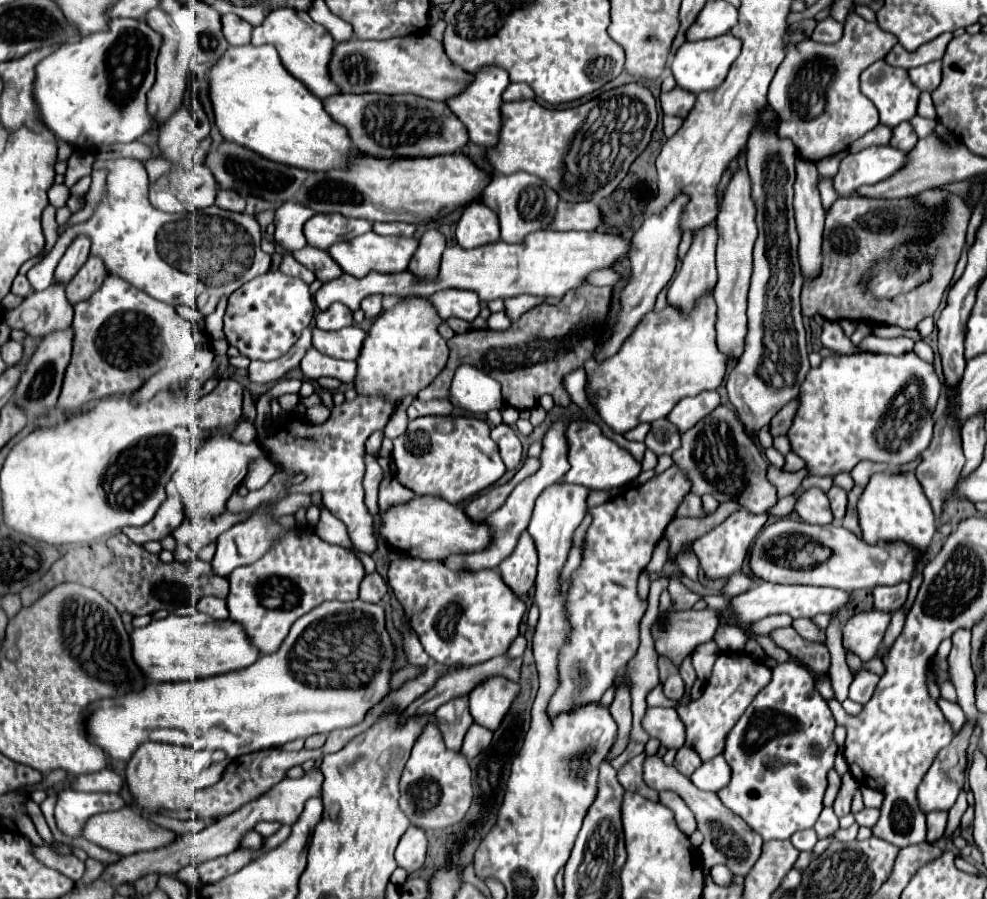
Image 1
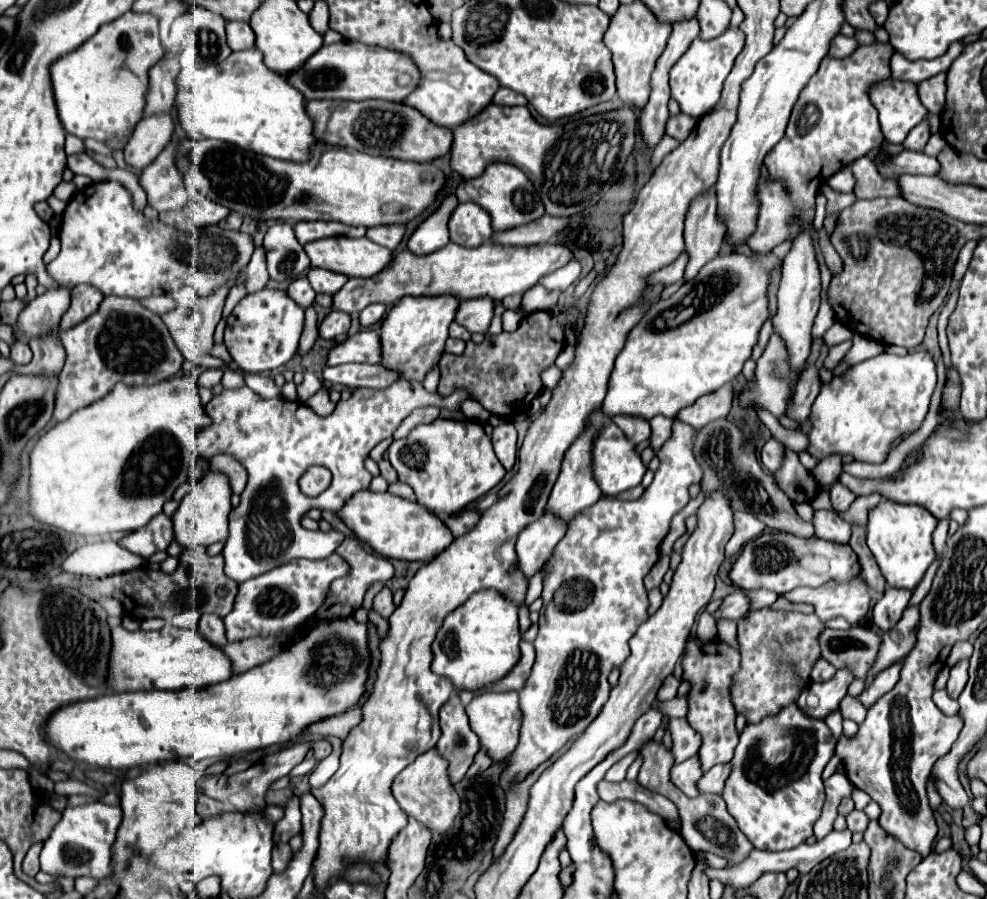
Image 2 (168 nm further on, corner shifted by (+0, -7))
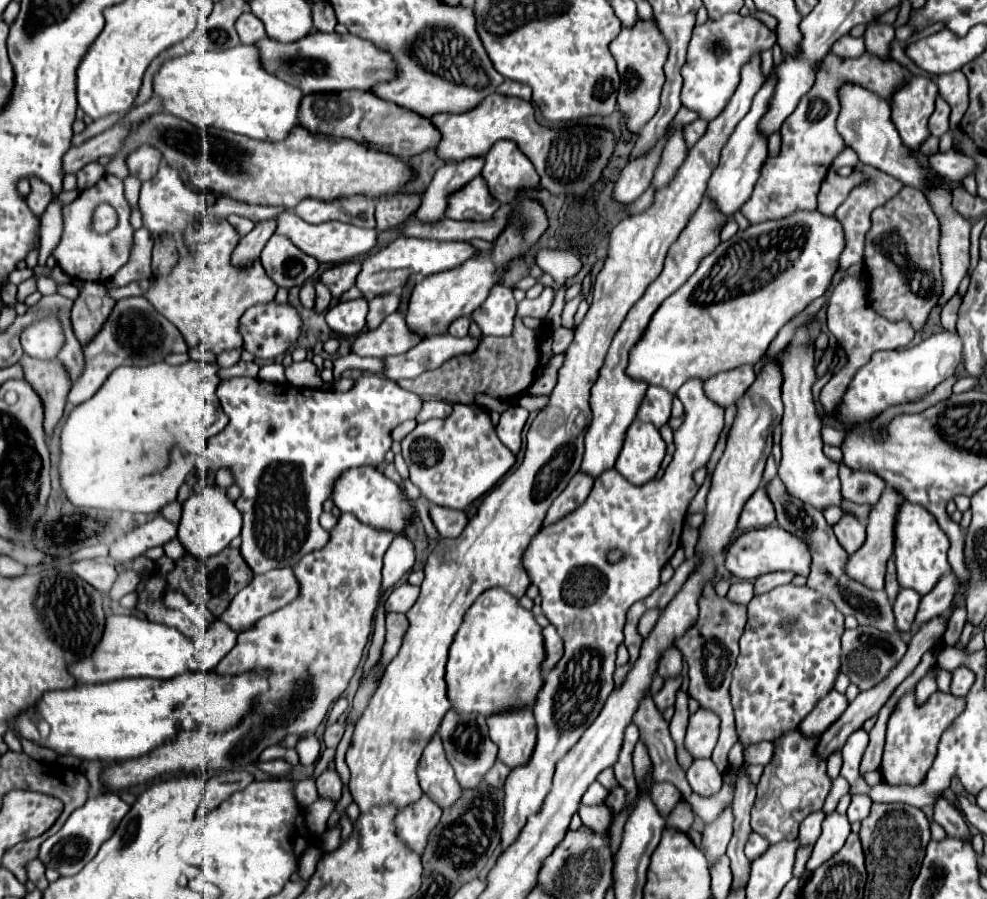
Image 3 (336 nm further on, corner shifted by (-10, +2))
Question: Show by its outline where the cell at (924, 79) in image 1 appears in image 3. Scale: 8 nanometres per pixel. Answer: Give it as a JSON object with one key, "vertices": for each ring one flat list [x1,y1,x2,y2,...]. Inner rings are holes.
{"vertices":[[954,71,948,75,938,77,938,89,940,95,950,105,950,129,956,129,960,125,960,119,964,111,968,109,968,81,962,71]]}

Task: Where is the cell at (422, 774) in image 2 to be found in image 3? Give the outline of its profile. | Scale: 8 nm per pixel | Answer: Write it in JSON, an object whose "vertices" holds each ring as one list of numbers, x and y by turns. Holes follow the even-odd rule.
{"vertices":[[434,735,426,745,418,763,418,781,422,791,442,809,450,807,462,793,452,765,448,763,440,735]]}

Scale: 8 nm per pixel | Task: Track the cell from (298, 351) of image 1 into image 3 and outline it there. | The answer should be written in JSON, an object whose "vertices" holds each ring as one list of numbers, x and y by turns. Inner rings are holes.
{"vertices":[[320,279,314,281,314,287,316,287,316,307,314,309,322,311,322,309,326,309,330,305,332,295,330,295,328,287,324,287,324,283,320,283]]}

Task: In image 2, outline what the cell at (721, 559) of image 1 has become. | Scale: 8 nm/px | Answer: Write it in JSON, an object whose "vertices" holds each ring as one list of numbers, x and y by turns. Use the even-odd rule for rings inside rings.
{"vertices":[[734,512,734,534,726,544,726,558,736,556,742,550,742,546,750,542,754,536,760,536,764,528,766,526,756,516,748,512]]}

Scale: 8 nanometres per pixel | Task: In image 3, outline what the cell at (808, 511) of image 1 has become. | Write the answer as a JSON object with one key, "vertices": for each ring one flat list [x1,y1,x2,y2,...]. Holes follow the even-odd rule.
{"vertices":[[844,515,840,519,840,523,834,527,834,533,836,533,840,545,848,551,848,555,852,555,854,551,860,549,860,545,866,539,866,525,852,515]]}

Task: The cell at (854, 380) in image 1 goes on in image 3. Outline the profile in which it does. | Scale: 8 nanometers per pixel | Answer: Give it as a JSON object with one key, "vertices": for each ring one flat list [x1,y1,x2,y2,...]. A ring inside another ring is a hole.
{"vertices":[[948,331,934,333,912,349,878,351,876,355,872,355,868,365,858,369,852,383,848,385,840,403,840,419,844,423,858,423,880,415,884,409,892,405,922,399,938,383,952,377,960,361,962,361,962,341,958,333]]}

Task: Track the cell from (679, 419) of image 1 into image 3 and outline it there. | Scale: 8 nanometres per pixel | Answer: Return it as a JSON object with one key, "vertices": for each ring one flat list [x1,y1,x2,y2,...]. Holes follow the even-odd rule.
{"vertices":[[754,365,752,367,738,367,736,371,722,371,704,383,706,395,722,407,732,405,738,397,746,393,746,389,756,379]]}

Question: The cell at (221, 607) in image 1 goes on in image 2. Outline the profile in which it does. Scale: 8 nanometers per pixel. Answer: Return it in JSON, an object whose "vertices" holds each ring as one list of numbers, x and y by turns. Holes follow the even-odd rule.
{"vertices":[[202,614,200,616,200,626,198,626,198,632,210,640,212,644,218,644,218,646,224,646,228,640,226,640,226,628,224,628,224,620,216,614]]}

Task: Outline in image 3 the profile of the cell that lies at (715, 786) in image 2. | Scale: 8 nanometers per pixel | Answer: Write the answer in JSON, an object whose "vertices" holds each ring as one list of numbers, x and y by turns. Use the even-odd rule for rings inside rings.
{"vertices":[[762,741,762,743,756,743,756,745,748,747,746,761,750,765,764,765,764,763,770,763,772,755,774,755,774,743]]}

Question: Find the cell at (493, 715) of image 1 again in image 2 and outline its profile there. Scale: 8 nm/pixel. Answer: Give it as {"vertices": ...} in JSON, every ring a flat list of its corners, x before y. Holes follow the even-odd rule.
{"vertices":[[484,692,474,696,466,706,466,714,470,718,470,728,480,738,480,746,486,748,490,758,504,760,518,746,518,732,522,722,522,712,518,706,518,692]]}

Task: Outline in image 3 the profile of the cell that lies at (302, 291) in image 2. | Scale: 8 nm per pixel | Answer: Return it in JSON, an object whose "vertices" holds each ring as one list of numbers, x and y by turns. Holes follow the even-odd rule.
{"vertices":[[308,281,308,283,304,283,302,289,300,289,300,301,302,301,302,305,304,305,306,309,314,309,314,299,316,299,316,295,314,295,314,285]]}

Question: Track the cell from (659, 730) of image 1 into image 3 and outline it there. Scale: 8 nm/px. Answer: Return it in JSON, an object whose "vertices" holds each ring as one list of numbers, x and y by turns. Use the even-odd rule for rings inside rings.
{"vertices":[[702,707,696,713,692,713,686,741,684,741,690,755,694,759,710,757,718,741,718,731,720,731,720,719,716,713,702,709]]}

